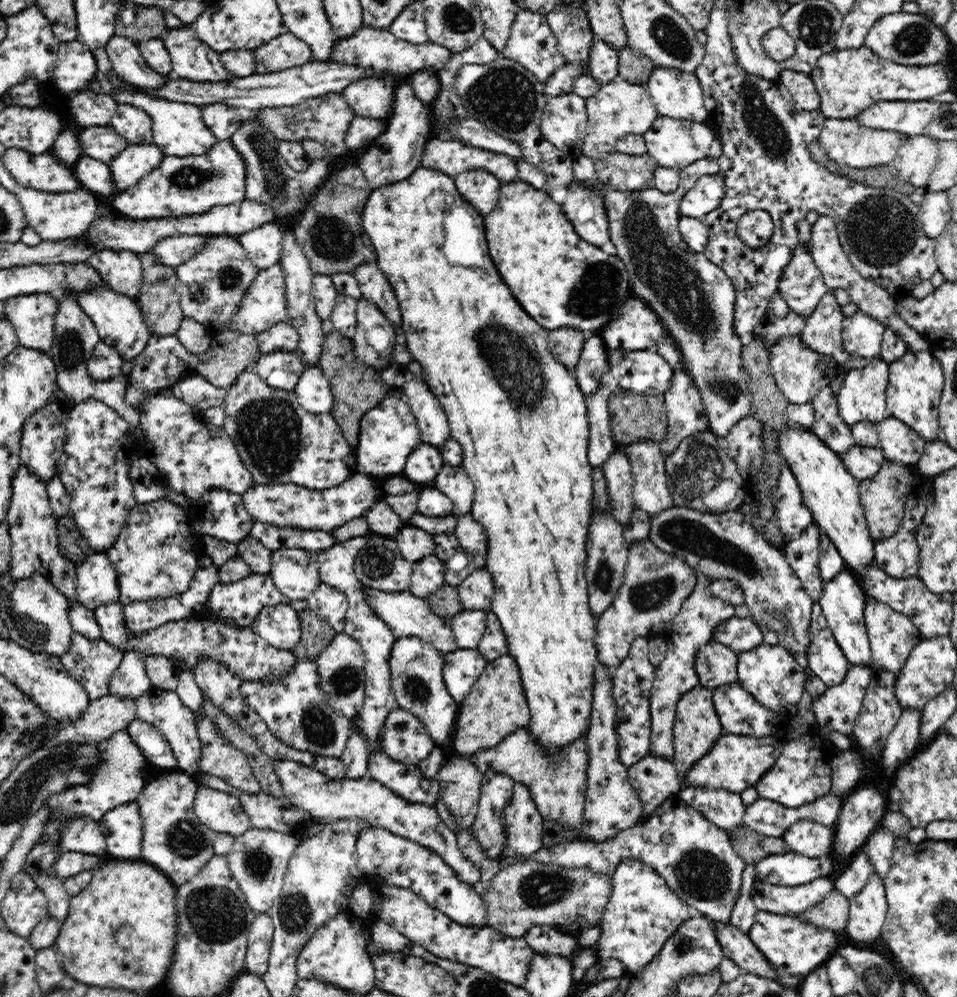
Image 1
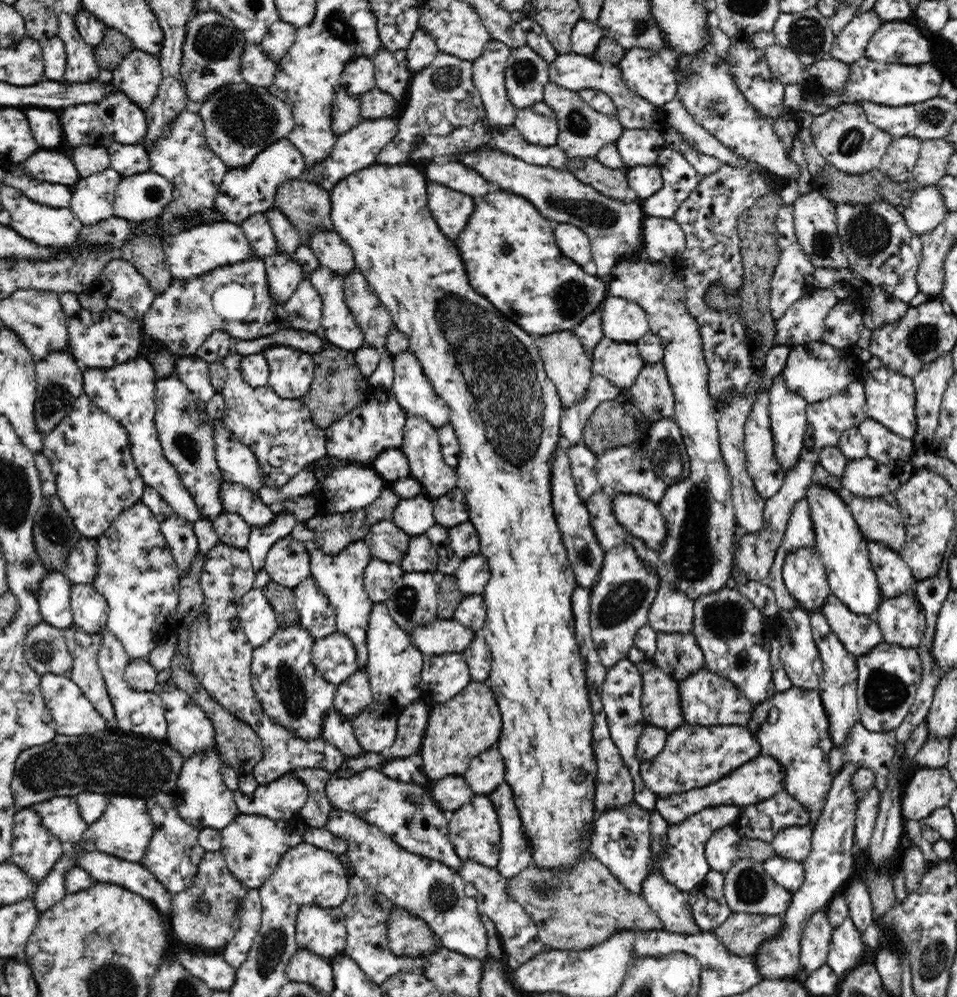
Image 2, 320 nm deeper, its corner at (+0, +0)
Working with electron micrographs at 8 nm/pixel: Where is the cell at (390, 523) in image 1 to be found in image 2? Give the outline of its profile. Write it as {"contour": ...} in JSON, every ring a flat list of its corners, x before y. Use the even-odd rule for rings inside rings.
{"contour":[[381,520,370,527,363,541,368,545,371,559,400,564,406,556,410,537,392,521]]}

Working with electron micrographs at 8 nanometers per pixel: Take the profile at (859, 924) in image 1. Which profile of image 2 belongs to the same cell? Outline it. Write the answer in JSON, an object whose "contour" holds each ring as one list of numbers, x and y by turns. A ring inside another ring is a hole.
{"contour":[[847,918,838,928,833,929,826,965,842,980,847,971,860,964,867,947,860,939,852,919]]}

